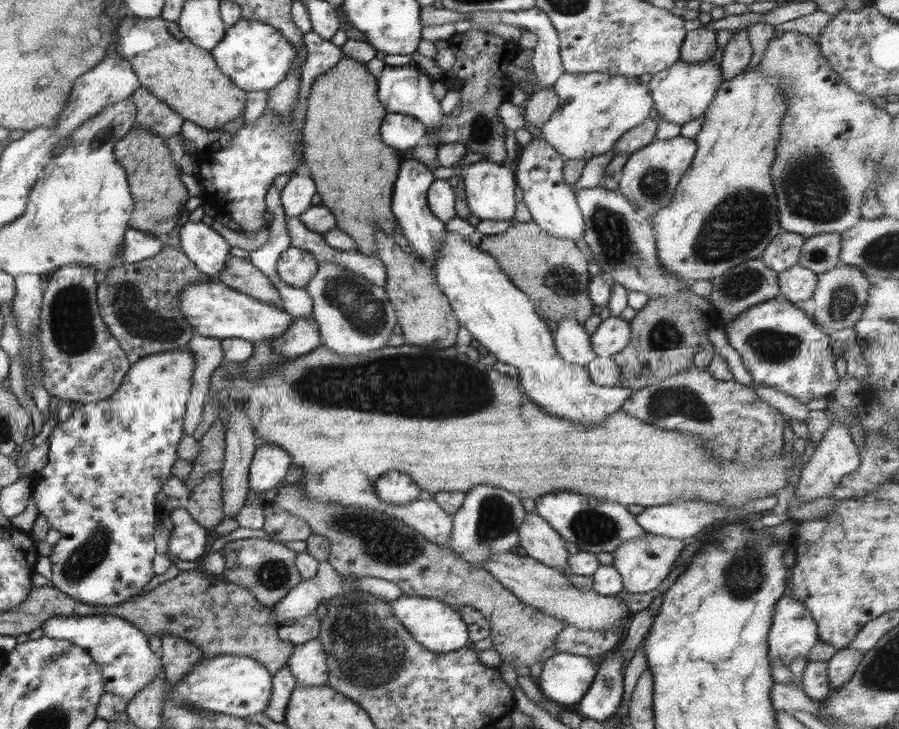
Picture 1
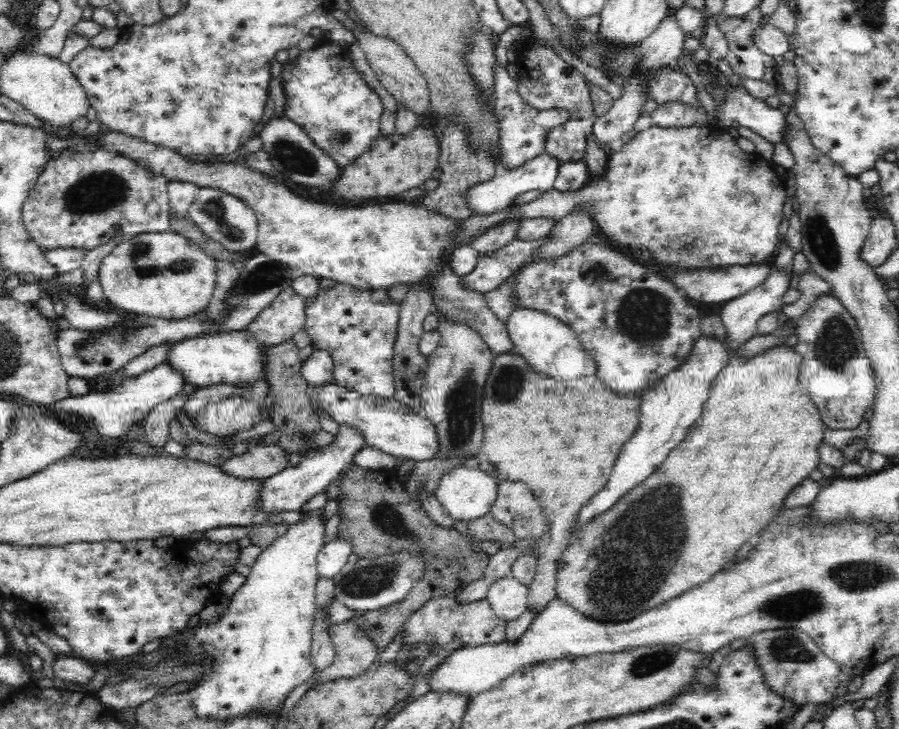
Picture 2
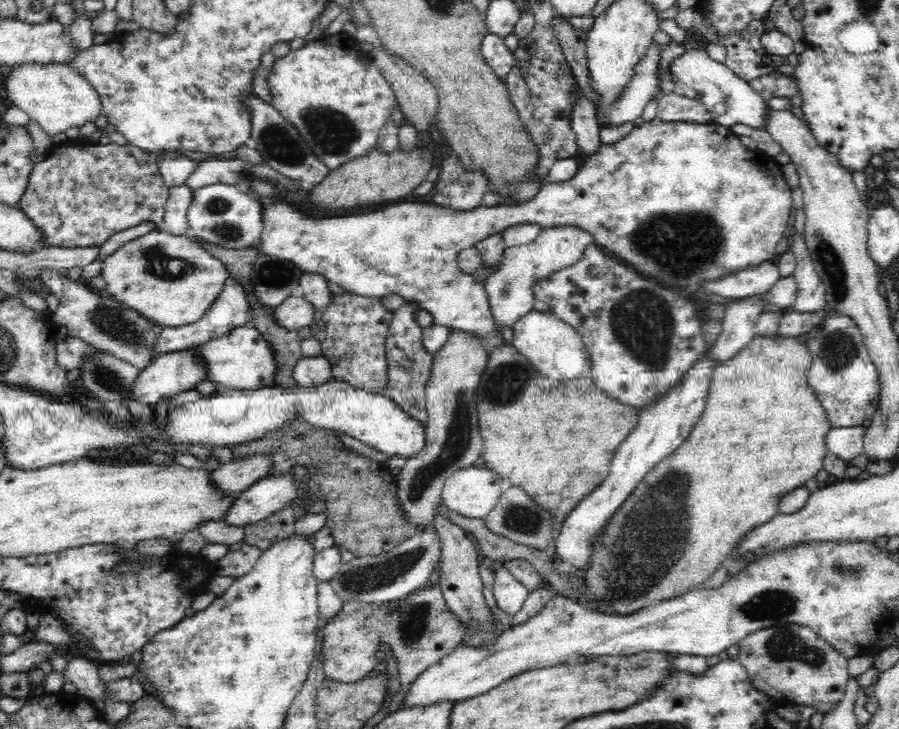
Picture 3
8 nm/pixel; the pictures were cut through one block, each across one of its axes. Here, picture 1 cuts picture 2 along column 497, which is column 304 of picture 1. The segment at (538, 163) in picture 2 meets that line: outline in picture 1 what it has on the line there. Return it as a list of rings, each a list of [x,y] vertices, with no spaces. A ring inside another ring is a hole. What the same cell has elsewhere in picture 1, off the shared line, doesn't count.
[[[301,165],[295,174],[289,175],[289,180],[280,190],[280,204],[284,217],[298,218],[307,208],[310,208],[311,197],[316,186],[308,168]]]

